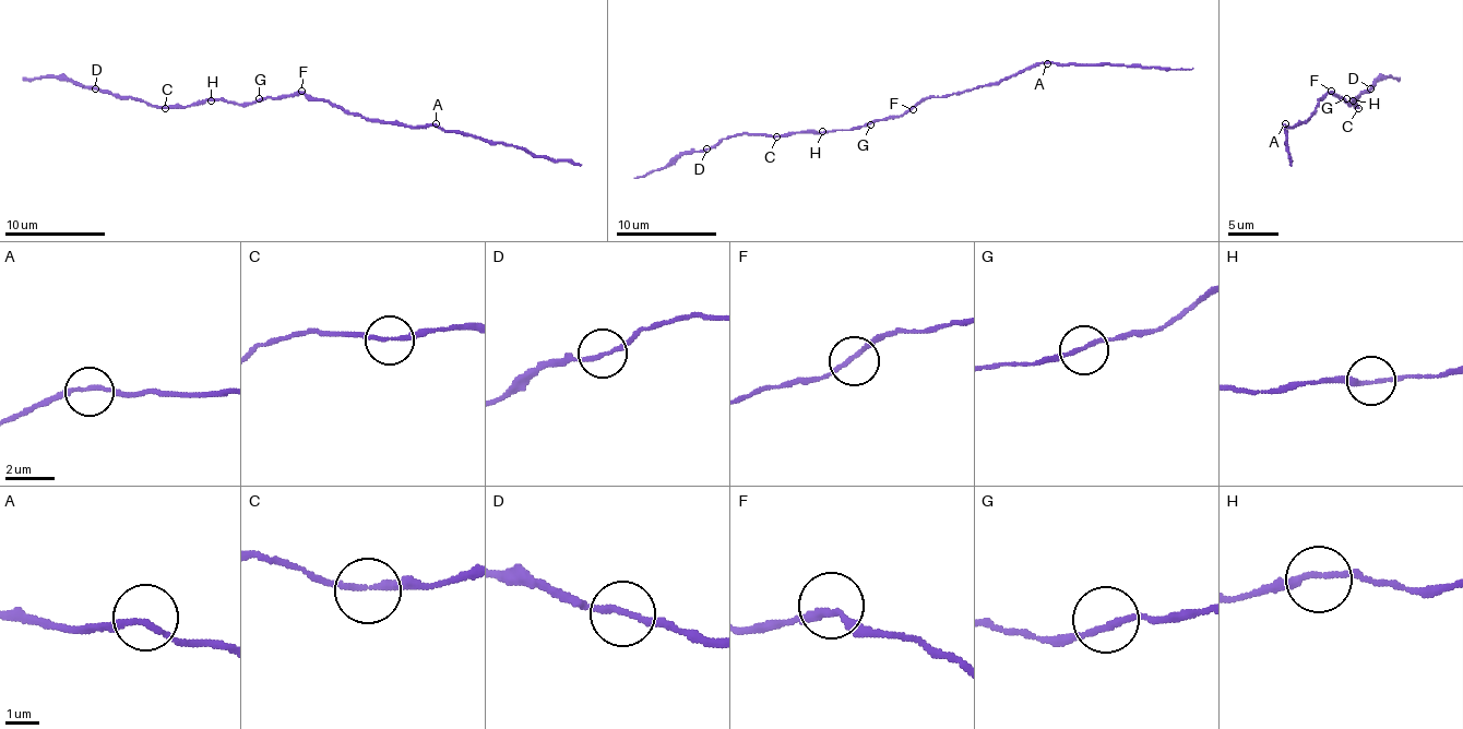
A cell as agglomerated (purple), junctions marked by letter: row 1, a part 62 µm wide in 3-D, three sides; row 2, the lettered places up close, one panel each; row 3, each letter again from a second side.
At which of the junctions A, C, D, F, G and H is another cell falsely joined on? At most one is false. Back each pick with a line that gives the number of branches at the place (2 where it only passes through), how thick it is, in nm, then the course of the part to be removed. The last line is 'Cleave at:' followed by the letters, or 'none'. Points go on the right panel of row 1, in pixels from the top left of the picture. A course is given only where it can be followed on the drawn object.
Cleave at: none

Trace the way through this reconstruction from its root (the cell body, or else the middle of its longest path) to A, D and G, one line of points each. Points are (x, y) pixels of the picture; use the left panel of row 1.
A: (301, 93), (329, 100), (367, 118), (397, 121), (407, 126), (436, 123)
D: (301, 93), (251, 103), (198, 100), (188, 106), (147, 106), (94, 88)
G: (301, 93), (286, 98), (259, 98)

